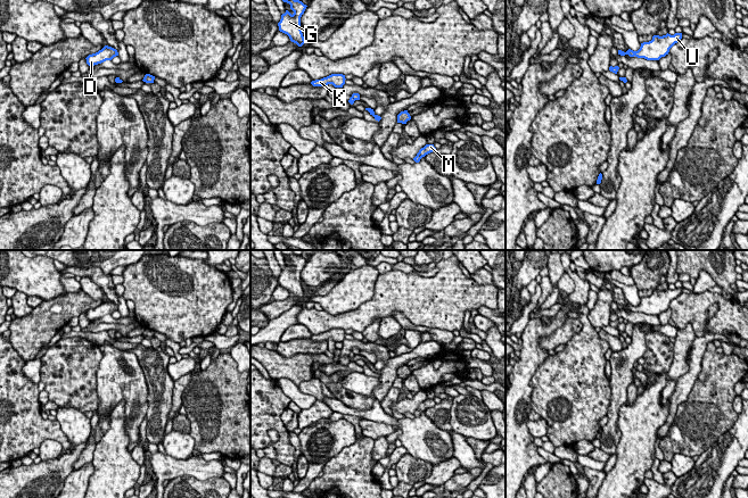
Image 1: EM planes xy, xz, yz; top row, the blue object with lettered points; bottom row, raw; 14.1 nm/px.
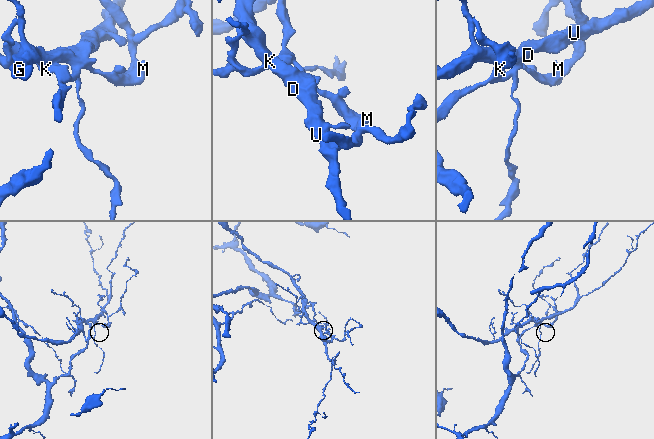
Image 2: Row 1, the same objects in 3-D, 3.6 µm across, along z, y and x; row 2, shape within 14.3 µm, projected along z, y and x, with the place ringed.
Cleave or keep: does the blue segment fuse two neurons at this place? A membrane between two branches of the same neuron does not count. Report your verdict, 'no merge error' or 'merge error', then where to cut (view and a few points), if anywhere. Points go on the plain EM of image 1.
merge error; cut in xy along (118, 333), (115, 335)

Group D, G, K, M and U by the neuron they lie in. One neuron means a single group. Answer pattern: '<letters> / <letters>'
D G M U / K

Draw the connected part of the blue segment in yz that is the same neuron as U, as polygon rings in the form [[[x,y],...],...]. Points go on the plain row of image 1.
[[[675,288],[674,290],[666,289],[663,291],[654,290],[649,297],[641,298],[638,306],[628,304],[626,307],[618,305],[618,309],[630,312],[644,313],[647,315],[659,315],[661,312],[668,309],[669,304],[682,293],[682,288]]]

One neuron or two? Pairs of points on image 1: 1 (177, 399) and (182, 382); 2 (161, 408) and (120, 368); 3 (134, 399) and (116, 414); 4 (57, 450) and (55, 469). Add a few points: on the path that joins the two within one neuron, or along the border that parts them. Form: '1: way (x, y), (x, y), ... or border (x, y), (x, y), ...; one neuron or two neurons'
1: way (178, 395), (179, 387); one neuron
2: border (141, 368), (147, 388), (146, 416); two neurons
3: border (121, 399), (124, 401), (125, 431), (129, 434); two neurons
4: border (63, 451), (57, 457), (41, 461); two neurons

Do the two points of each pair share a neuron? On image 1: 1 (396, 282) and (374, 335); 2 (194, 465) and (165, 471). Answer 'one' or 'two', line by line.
1: two
2: one

